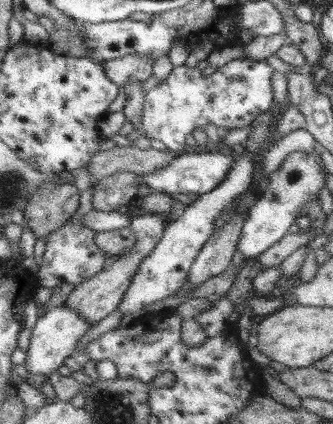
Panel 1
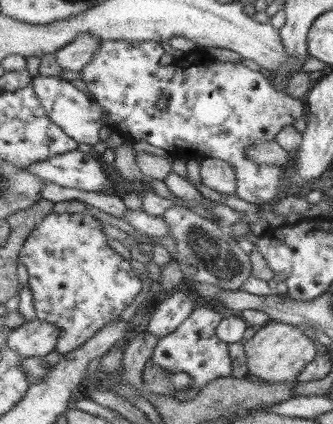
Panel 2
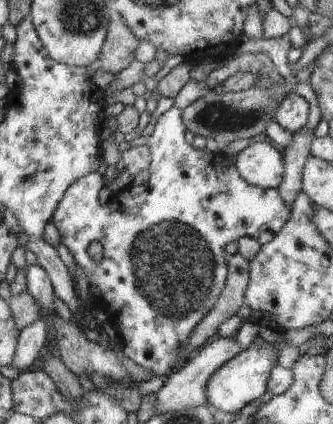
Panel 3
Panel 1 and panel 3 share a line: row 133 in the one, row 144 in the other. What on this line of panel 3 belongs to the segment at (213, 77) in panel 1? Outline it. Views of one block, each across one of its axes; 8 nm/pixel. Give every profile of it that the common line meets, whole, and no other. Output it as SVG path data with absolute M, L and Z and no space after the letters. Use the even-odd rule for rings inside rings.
M171 106L167 112L163 112L163 114L155 120L151 136L139 140L139 144L143 144L143 146L149 148L149 170L147 170L147 172L149 172L149 180L147 180L145 184L141 184L141 186L127 184L127 186L125 186L123 190L119 190L117 194L111 194L107 202L99 202L97 192L103 188L103 176L101 176L101 172L85 174L85 176L77 178L73 184L69 184L69 188L65 190L65 196L59 200L59 204L57 204L57 208L55 208L53 216L51 216L51 222L55 224L57 232L59 232L59 244L63 244L63 246L71 252L75 264L77 264L77 266L83 270L83 274L87 276L89 288L93 286L93 288L101 294L99 300L93 302L93 312L99 316L101 322L109 322L109 324L115 328L115 332L117 332L117 340L115 340L115 342L117 342L119 350L121 350L133 364L145 368L147 374L149 374L149 378L161 378L161 380L165 380L173 370L177 370L177 368L181 366L183 350L187 348L187 344L189 344L189 340L191 340L195 328L197 328L197 326L203 322L203 318L215 308L215 300L217 300L219 294L223 292L223 286L225 286L225 282L227 282L227 252L225 252L225 246L227 246L229 242L233 242L233 240L239 240L239 238L253 238L253 240L257 240L257 242L263 246L263 244L271 242L271 240L277 236L277 232L283 228L283 224L291 218L291 208L283 202L283 198L279 196L277 190L263 190L263 188L257 188L257 186L247 184L247 182L241 178L241 174L237 172L237 166L235 166L237 156L229 156L227 152L223 154L221 148L219 148L217 152L209 152L207 148L197 150L193 144L187 144L187 142L185 142L185 130L187 130L187 128L185 128L183 122L181 122L181 114L183 114L181 108ZM89 242L99 242L99 244L103 246L103 256L101 256L101 262L99 262L99 264L93 262L93 260L89 258L89 254L87 254Z

